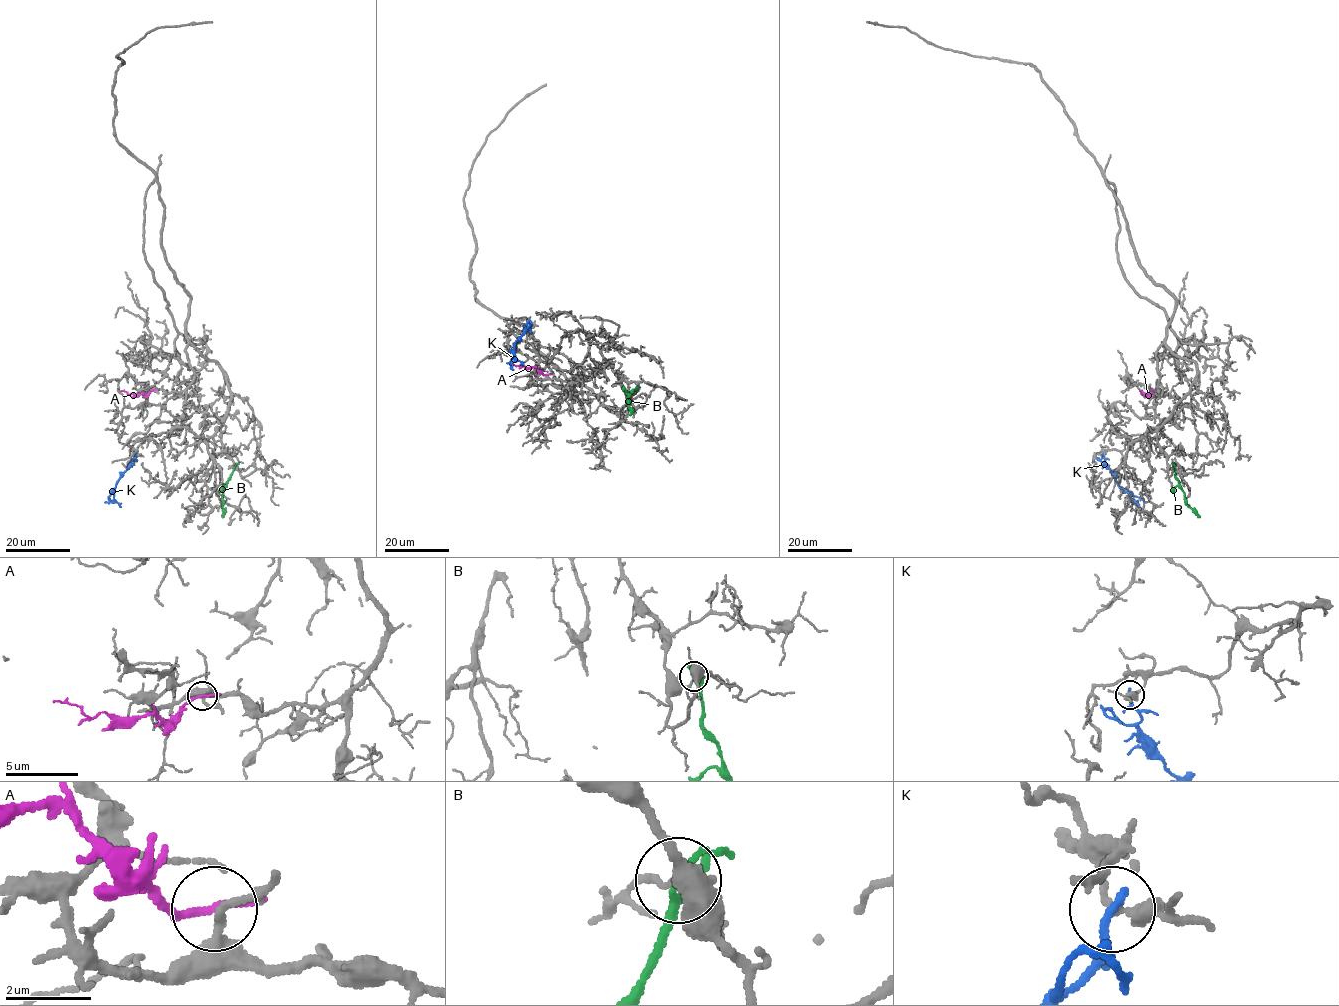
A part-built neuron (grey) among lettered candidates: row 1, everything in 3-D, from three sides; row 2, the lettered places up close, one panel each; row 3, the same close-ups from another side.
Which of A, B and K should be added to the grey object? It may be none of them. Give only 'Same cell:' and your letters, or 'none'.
Same cell: none

